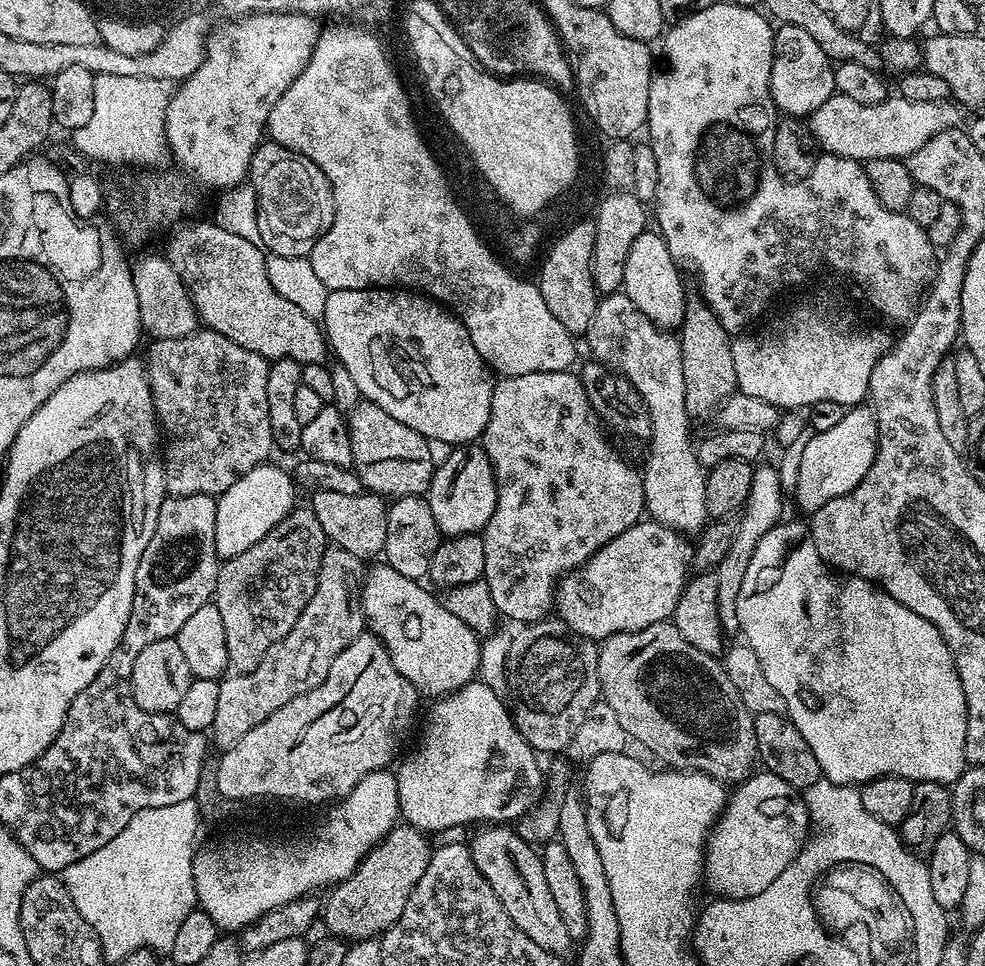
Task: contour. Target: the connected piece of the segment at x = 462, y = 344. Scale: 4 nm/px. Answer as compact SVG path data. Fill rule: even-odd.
M363 288L362 290L334 290L328 293L326 298L326 310L322 317L322 331L328 341L328 347L334 353L335 359L354 377L354 382L358 386L361 397L369 404L382 406L386 414L398 418L402 426L410 426L418 434L422 434L425 440L437 440L446 442L453 446L468 446L479 441L484 435L484 427L490 418L490 398L492 397L492 385L494 383L494 373L488 367L488 363L480 357L478 350L474 350L474 342L470 342L470 334L466 334L466 326L457 316L442 304L415 291L401 290L398 288Z

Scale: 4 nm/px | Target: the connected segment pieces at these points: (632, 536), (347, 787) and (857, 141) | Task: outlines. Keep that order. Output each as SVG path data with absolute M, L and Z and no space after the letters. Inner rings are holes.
M641 518L634 526L630 526L630 530L622 530L618 538L610 538L610 542L602 546L602 550L598 550L580 567L573 568L557 583L554 608L559 619L570 630L597 642L619 632L646 630L646 626L654 626L663 620L671 621L678 606L678 598L693 571L694 548L690 540L688 544L688 540L687 535L662 526L657 520Z
M362 634L358 638L354 638L354 642L350 642L350 646L346 646L346 650L342 650L342 654L338 654L338 658L334 658L334 666L330 666L330 674L326 674L326 678L321 684L314 686L306 694L298 694L298 698L290 698L290 702L286 702L286 706L274 710L274 714L270 714L270 718L266 718L266 722L258 722L258 726L254 726L254 730L250 730L250 734L242 734L242 738L238 738L238 742L234 742L234 746L223 749L219 753L220 765L216 768L215 791L219 795L225 796L227 800L255 800L261 796L274 796L281 800L298 800L309 806L324 806L329 802L339 802L344 799L346 794L350 794L350 790L354 790L354 786L358 786L358 782L362 782L362 778L366 778L366 774L388 768L391 760L397 759L396 751L399 750L400 743L403 742L404 735L407 734L408 727L411 726L412 719L416 716L416 707L419 706L420 700L422 701L422 696L417 692L416 687L410 682L406 682L406 678L402 678L402 674L398 674L398 670L394 670L394 662L390 662L390 654L384 643L376 636Z
M834 94L830 98L826 98L826 102L822 102L822 106L818 106L818 110L812 112L810 136L813 141L816 139L820 143L819 151L830 156L845 156L861 162L867 162L874 158L904 160L910 154L914 154L914 150L918 150L918 146L926 146L926 142L930 142L930 138L934 138L934 134L938 134L942 130L961 127L965 123L964 115L966 115L965 109L951 98L942 101L941 104L938 102L906 102L906 98L892 94L887 100L878 102L874 106L862 106L862 102L854 102L850 98Z

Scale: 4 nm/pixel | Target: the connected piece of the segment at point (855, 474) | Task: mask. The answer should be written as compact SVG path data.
M859 404L847 409L840 422L829 430L817 432L805 447L798 472L798 485L794 491L796 502L805 514L817 512L826 502L849 493L854 486L861 484L866 471L873 464L877 448L877 420L875 411L866 404Z

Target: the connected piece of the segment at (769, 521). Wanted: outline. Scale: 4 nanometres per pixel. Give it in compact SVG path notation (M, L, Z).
M757 467L752 474L750 494L738 519L735 521L734 542L730 542L730 550L726 550L726 558L718 562L714 569L718 578L718 622L725 633L736 634L740 631L738 622L738 594L742 590L742 581L746 578L746 566L750 566L750 558L754 558L754 550L758 550L758 542L775 524L781 523L784 512L786 491L780 485L779 474L775 467Z

